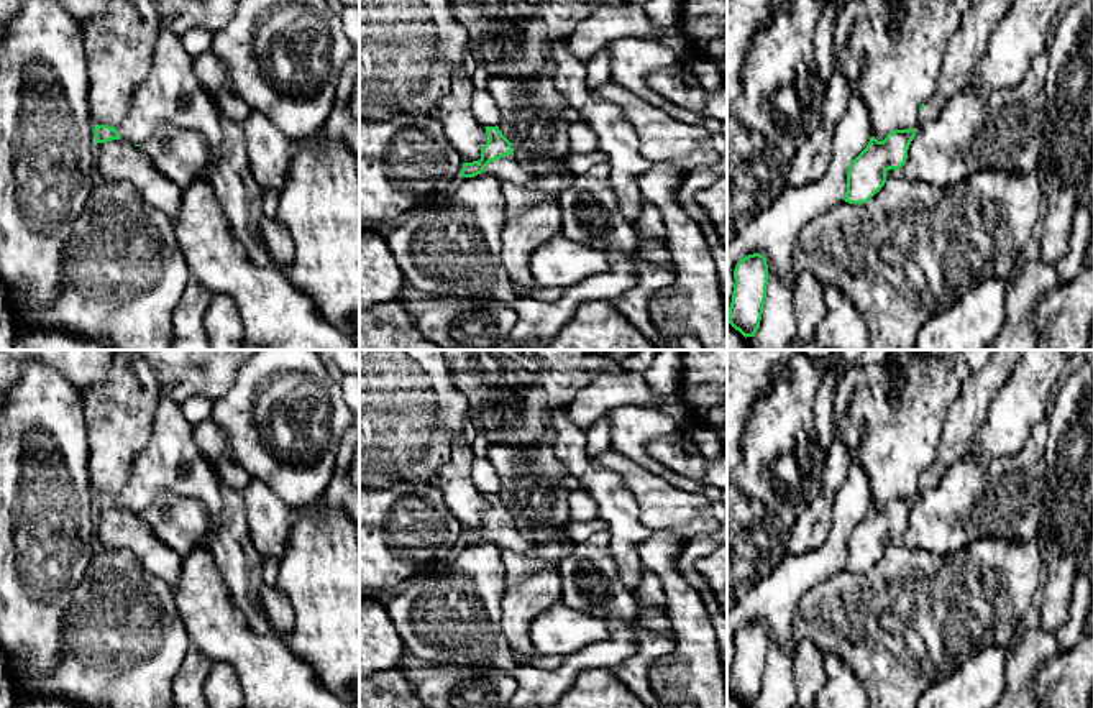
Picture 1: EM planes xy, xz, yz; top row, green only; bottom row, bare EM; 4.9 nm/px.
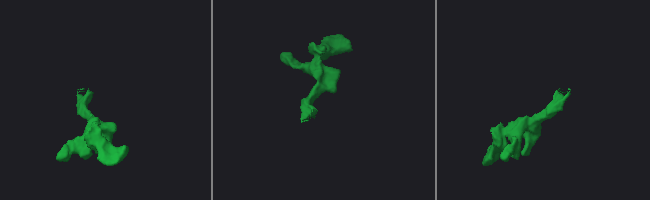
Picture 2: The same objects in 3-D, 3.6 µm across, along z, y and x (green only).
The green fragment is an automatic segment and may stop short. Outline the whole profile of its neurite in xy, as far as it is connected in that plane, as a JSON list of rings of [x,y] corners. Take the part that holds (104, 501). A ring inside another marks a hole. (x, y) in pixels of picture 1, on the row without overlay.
[[[161,394],[151,439],[136,457],[126,485],[117,496],[95,493],[95,511],[123,506],[141,514],[171,491],[204,503],[208,531],[217,526],[223,501],[218,476],[197,447],[194,425],[184,417],[181,406]]]

